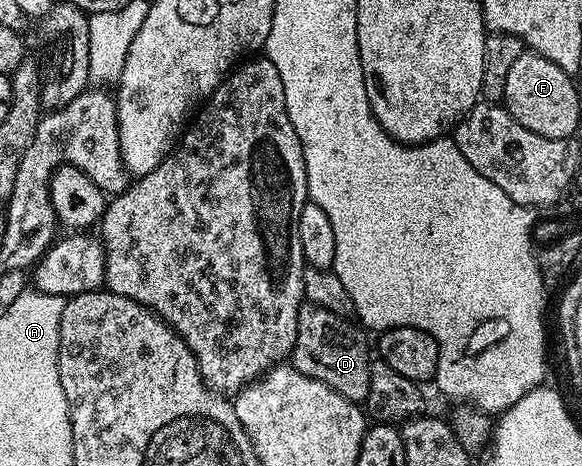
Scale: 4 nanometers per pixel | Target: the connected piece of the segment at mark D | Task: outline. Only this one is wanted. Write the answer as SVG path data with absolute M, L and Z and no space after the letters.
M306 302L298 313L292 365L304 372L304 376L320 380L328 388L340 392L340 396L344 396L349 402L365 403L372 361L372 346L371 343L370 346L366 343L366 337L367 331L349 317L333 314L328 308Z

